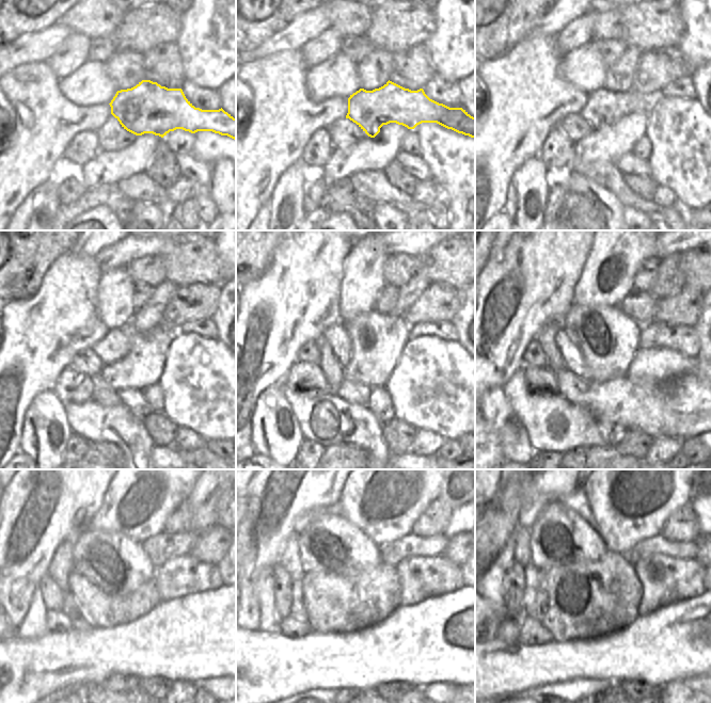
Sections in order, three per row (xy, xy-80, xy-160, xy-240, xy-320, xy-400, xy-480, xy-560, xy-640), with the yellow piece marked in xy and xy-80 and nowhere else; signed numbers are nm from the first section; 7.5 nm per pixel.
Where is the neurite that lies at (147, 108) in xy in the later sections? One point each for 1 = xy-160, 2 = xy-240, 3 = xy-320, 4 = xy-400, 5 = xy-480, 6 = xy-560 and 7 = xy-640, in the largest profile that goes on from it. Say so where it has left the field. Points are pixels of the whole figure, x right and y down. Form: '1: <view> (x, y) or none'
1: xy-160 (603, 107)
2: xy-240 (116, 344)
3: xy-320 (335, 335)
4: xy-400 (574, 360)
5: xy-480 (100, 610)
6: xy-560 (334, 603)
7: xy-640 (585, 600)

